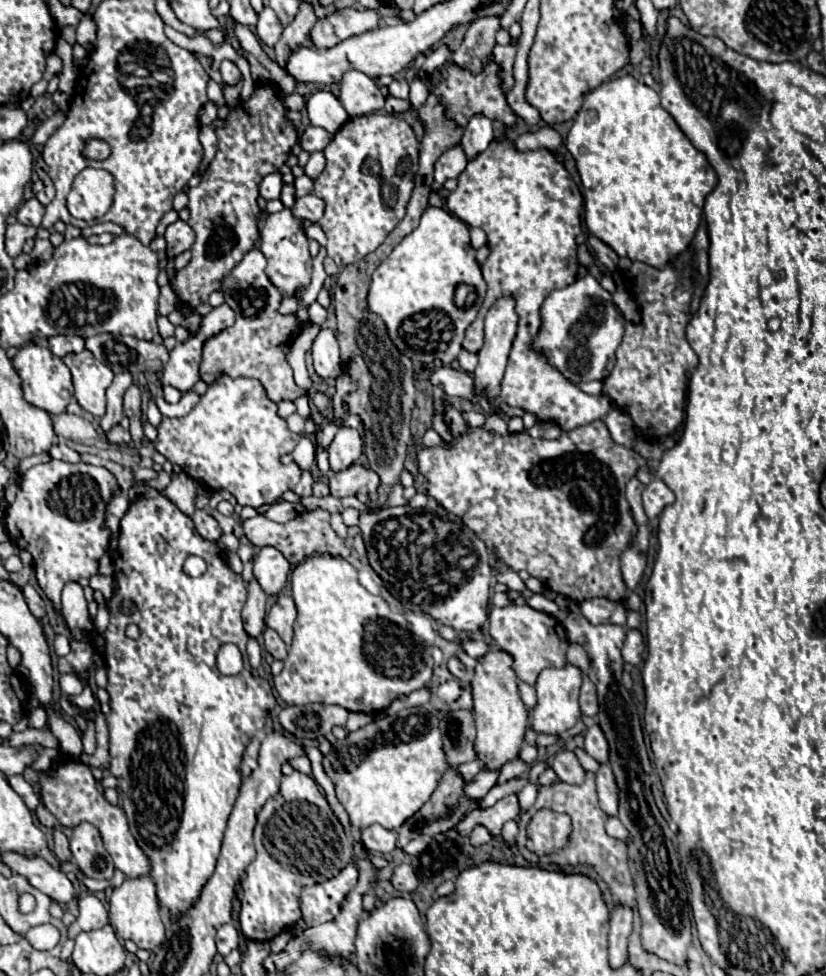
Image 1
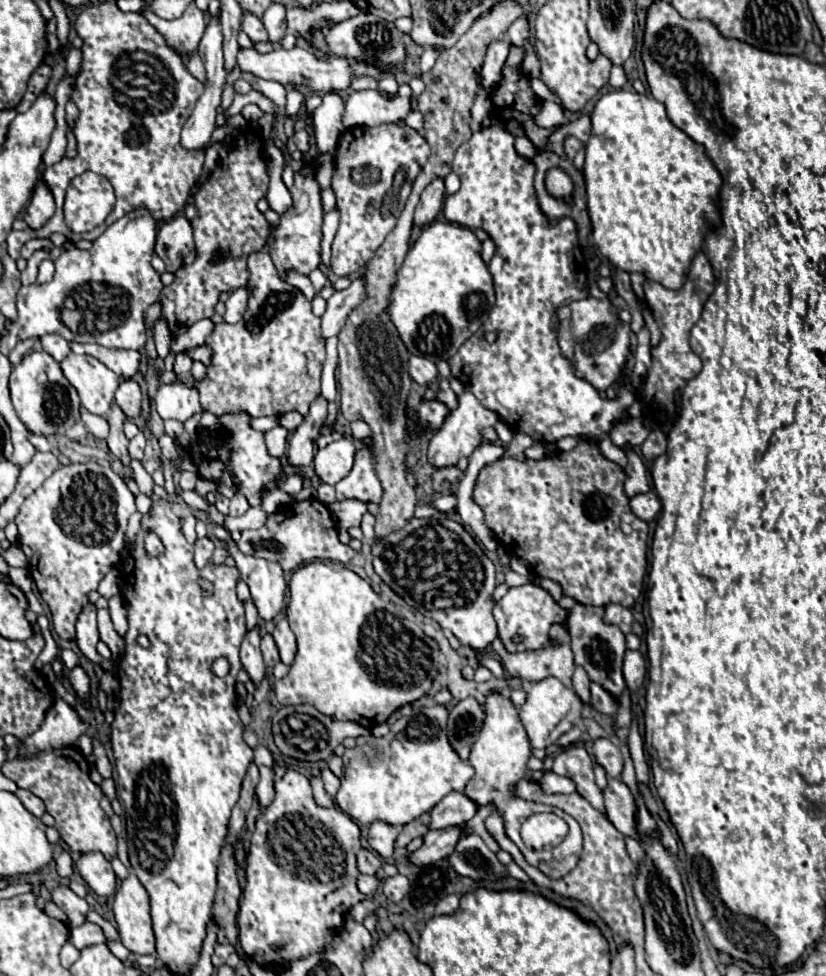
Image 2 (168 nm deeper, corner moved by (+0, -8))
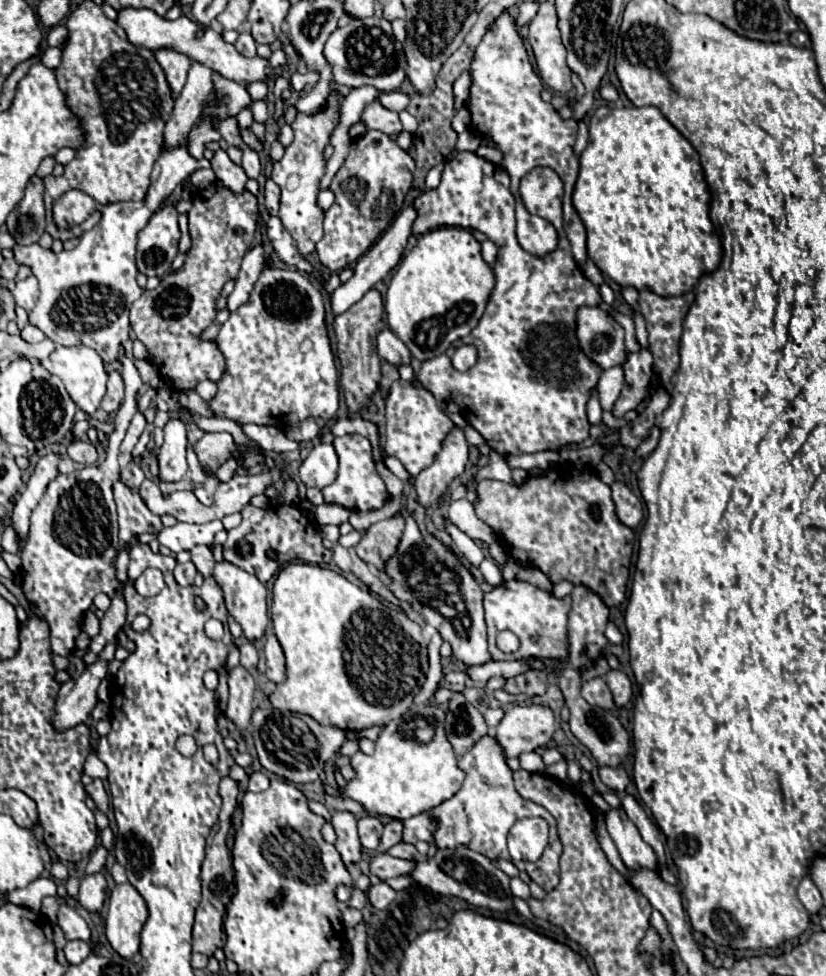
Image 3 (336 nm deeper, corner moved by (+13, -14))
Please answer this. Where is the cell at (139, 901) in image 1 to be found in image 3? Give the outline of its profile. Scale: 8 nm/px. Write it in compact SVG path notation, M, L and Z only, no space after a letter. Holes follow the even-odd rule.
M119 884L109 894L105 934L113 950L123 958L139 952L139 932L147 920L147 906L141 894L129 884Z

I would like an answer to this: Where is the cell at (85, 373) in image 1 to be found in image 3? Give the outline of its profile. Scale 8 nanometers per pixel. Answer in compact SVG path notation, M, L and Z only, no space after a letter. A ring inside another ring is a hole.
M59 346L45 362L43 366L57 378L63 380L71 400L77 404L77 408L81 412L85 412L87 416L93 416L105 396L105 384L107 384L107 372L103 366L101 356L87 346L71 346L71 348L63 348Z

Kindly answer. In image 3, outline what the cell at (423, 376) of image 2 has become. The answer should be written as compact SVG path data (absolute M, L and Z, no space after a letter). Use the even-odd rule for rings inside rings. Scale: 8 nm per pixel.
M385 328L379 336L377 336L377 350L379 350L379 356L383 360L387 360L389 364L393 366L401 366L401 364L411 364L411 352L407 352L405 344L389 330Z

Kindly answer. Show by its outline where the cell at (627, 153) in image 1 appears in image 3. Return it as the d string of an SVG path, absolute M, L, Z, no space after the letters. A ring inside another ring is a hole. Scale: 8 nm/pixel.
M599 106L595 110L595 114L591 116L591 120L589 120L589 144L583 150L583 154L579 156L579 164L581 166L579 166L579 178L577 178L575 192L573 192L573 206L579 212L585 228L587 228L587 254L589 254L589 258L613 282L617 282L619 286L633 286L637 290L649 288L651 292L655 292L659 296L681 296L683 292L689 292L695 286L695 282L699 280L699 276L703 272L711 272L711 270L715 270L719 266L721 240L719 240L719 234L715 232L715 228L711 224L711 218L709 218L711 194L709 194L709 186L705 182L703 168L699 164L699 154L689 144L689 140L683 138L681 132L675 130L671 126L671 122L657 108L653 108L653 106L645 106L645 108Z

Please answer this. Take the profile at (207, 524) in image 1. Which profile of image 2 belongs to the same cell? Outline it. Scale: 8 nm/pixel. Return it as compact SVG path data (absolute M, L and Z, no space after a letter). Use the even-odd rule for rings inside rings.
M210 538L196 540L196 544L194 544L194 564L196 564L198 570L204 568L210 562L212 552L214 552L214 542Z

